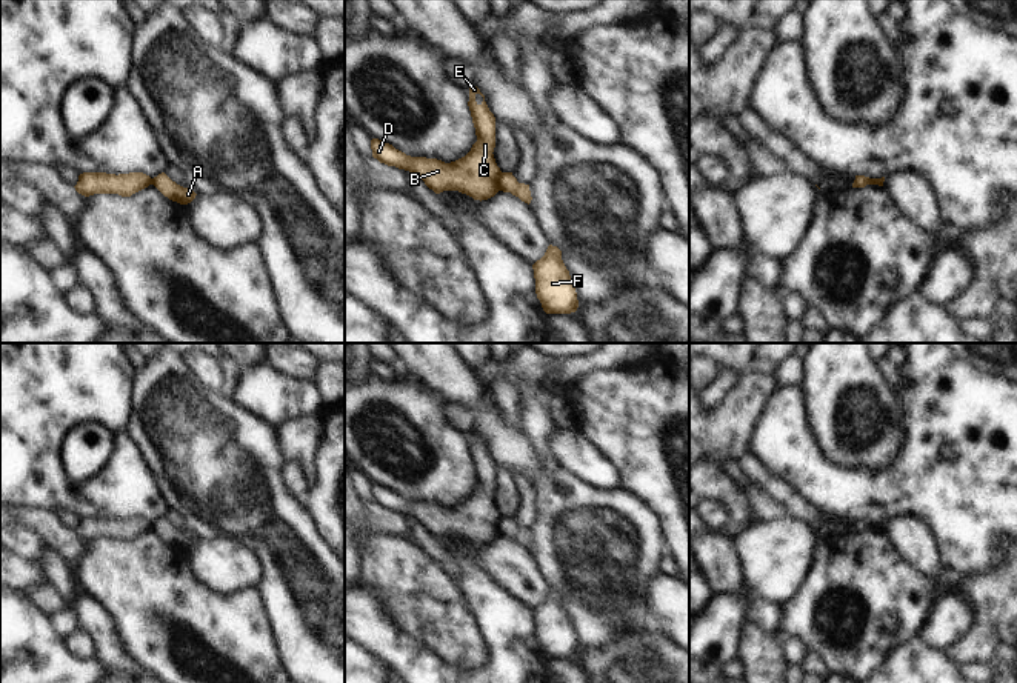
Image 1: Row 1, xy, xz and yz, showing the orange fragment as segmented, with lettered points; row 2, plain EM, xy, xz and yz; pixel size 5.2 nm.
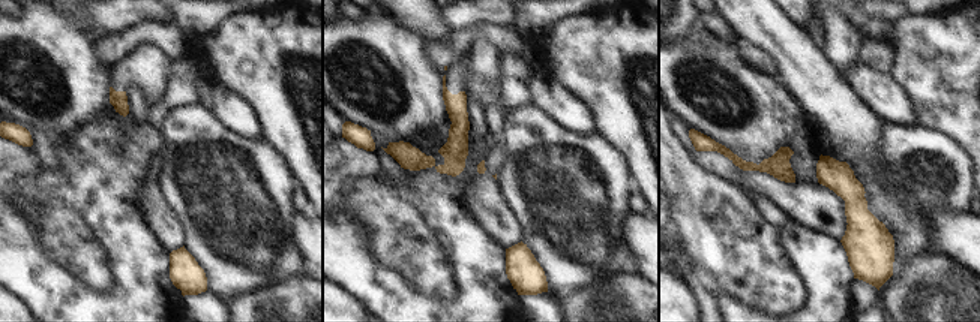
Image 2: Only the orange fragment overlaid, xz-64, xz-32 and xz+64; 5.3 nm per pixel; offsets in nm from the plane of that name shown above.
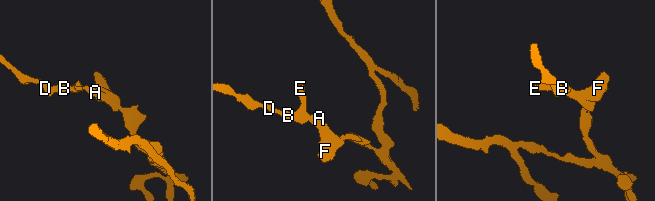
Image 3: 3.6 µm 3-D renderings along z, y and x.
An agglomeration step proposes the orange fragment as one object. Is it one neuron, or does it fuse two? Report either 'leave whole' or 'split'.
split

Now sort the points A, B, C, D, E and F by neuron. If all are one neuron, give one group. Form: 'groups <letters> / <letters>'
groups A F / B C D E

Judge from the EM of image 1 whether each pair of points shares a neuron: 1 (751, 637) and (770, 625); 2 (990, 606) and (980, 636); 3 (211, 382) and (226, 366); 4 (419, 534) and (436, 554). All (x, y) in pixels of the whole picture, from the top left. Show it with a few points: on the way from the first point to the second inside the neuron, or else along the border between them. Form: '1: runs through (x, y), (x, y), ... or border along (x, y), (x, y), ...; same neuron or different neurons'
1: border along (746, 617), (776, 637); different neurons
2: border along (976, 619), (991, 625), (1000, 639); different neurons
3: border along (216, 359), (220, 374), (219, 391); different neurons
4: runs through (423, 539), (434, 549); same neuron

